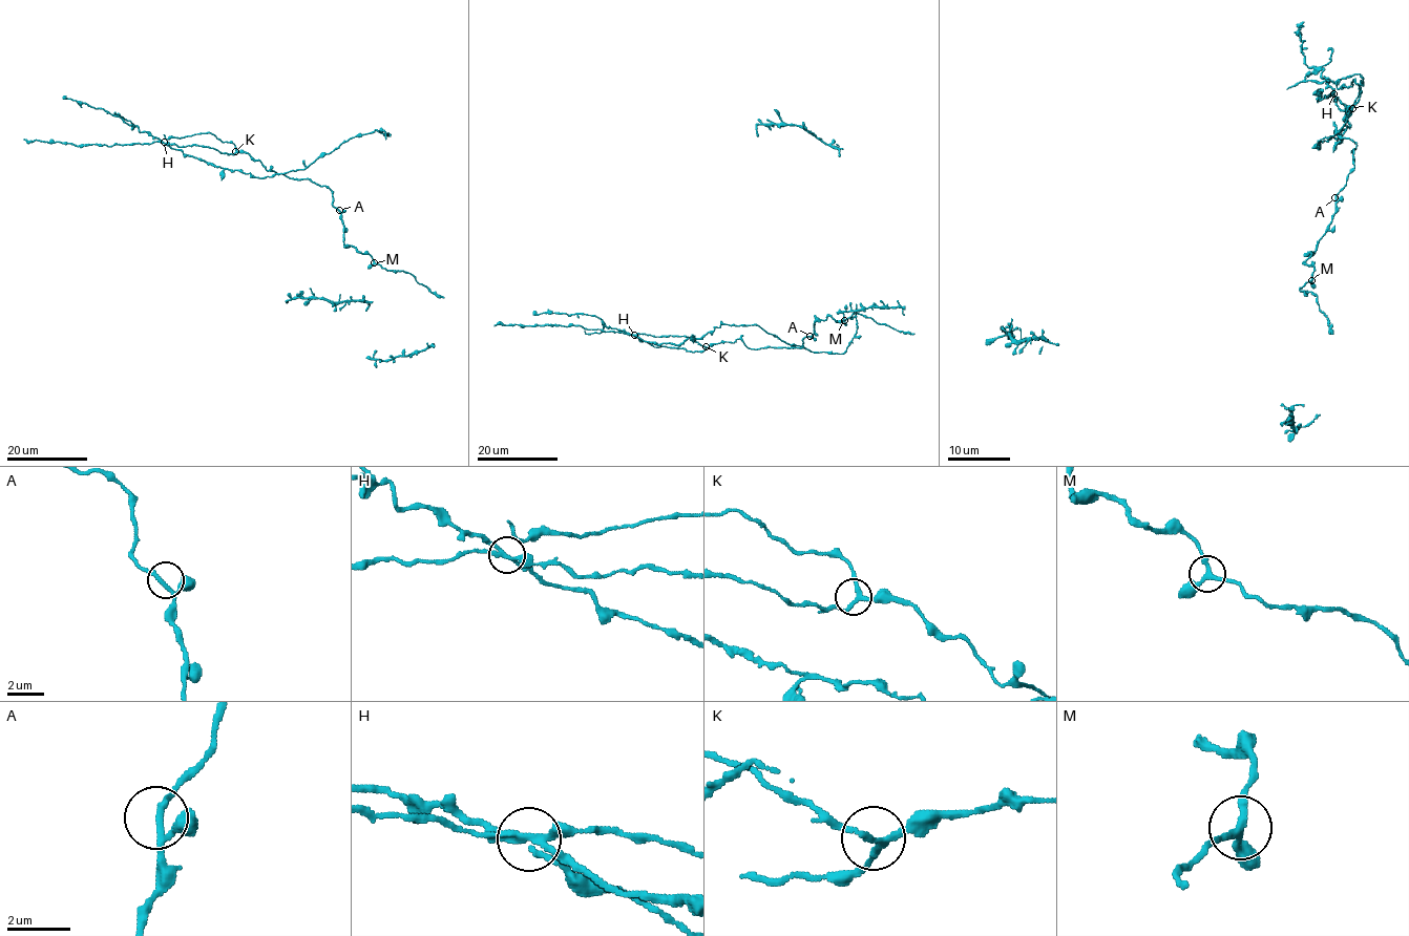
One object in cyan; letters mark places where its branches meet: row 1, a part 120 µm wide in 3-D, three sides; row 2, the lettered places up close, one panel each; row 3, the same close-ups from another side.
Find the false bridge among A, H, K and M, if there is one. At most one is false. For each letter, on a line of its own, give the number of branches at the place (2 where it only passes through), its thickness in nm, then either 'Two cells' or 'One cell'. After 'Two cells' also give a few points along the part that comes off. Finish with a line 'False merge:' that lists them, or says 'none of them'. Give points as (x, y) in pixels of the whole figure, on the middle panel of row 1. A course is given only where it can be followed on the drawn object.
A: Branches: 3. Thickness 170 nm. One cell
H: Branches: 3. Thickness 200 nm. Two cells. Course of the part to remove: (634, 335), (657, 344), (679, 344), (721, 324), (757, 324), (790, 344), (843, 354), (856, 333), (856, 304)
K: Branches: 3. Thickness 200 nm. One cell
M: Branches: 3. Thickness 220 nm. One cell
False merge: H

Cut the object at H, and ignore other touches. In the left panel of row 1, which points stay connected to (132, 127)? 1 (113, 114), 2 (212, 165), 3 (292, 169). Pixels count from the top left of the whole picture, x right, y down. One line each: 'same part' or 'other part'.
1: same part
2: same part
3: same part

